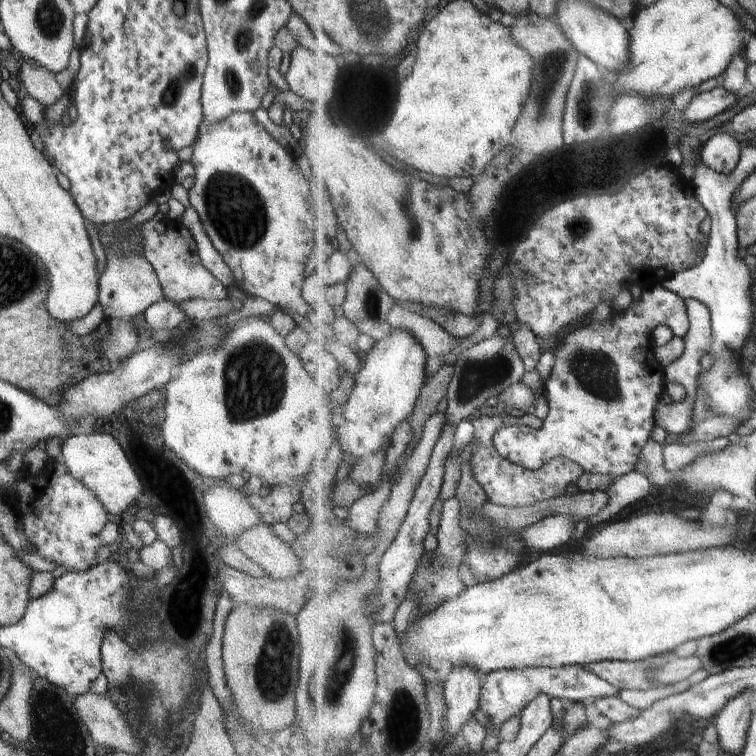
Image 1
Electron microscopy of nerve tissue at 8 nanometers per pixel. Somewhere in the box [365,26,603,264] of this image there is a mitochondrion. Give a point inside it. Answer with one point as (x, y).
(552, 64)

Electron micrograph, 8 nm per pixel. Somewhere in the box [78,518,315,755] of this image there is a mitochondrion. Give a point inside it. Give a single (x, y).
(274, 670)

